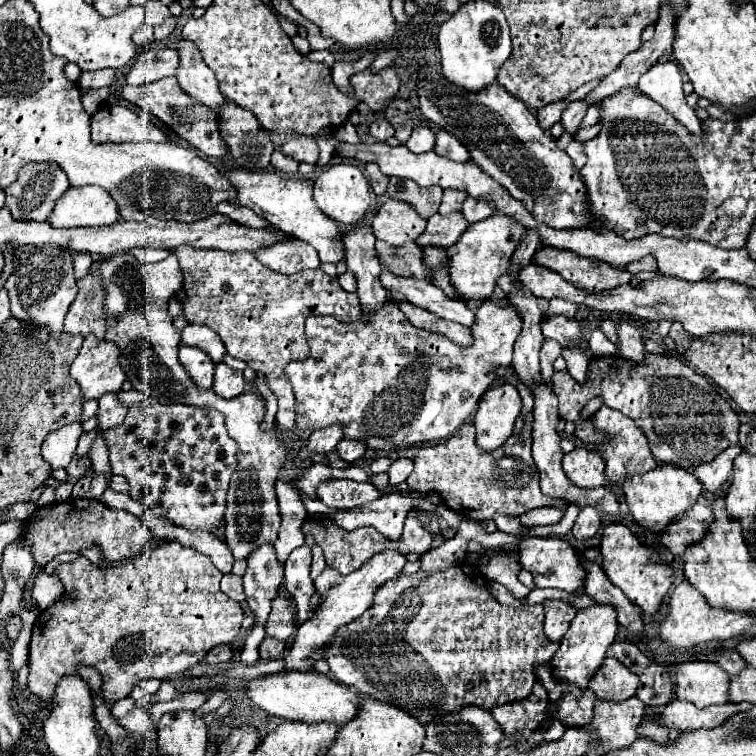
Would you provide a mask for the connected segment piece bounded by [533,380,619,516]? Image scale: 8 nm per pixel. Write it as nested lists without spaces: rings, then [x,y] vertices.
[[[541,380],[539,386],[533,390],[533,398],[535,398],[535,408],[533,408],[533,460],[537,464],[537,470],[541,474],[541,492],[547,496],[557,496],[561,500],[565,500],[567,504],[575,504],[579,508],[585,506],[597,506],[601,512],[605,514],[619,514],[619,502],[613,496],[611,490],[607,490],[605,486],[595,488],[595,490],[583,490],[577,488],[575,484],[567,482],[565,472],[561,470],[561,458],[563,458],[563,450],[559,446],[561,438],[557,434],[557,422],[559,422],[559,414],[557,414],[557,398],[553,394],[551,388],[545,386],[545,382]]]

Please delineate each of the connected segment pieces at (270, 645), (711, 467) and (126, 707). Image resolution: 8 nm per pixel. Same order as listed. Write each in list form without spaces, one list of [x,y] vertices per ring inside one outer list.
[[[265,638],[259,646],[259,656],[261,658],[279,658],[287,650],[285,642],[279,642],[275,638]]]
[[[729,446],[727,450],[723,450],[715,460],[707,462],[707,464],[701,464],[697,466],[693,472],[695,472],[695,478],[703,484],[705,492],[709,494],[715,494],[715,492],[721,492],[723,486],[729,482],[731,478],[731,472],[733,472],[733,460],[735,456],[743,452],[741,446]]]
[[[127,696],[127,698],[119,700],[119,702],[115,702],[111,712],[113,712],[113,716],[119,716],[121,718],[121,716],[127,716],[133,708],[135,708],[135,700],[131,696]]]

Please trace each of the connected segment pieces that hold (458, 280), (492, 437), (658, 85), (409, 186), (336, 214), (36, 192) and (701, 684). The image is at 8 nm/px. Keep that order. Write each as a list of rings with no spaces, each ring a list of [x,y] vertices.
[[[495,212],[493,216],[489,216],[483,222],[469,224],[469,228],[463,232],[459,242],[455,244],[455,248],[453,248],[455,254],[449,260],[451,286],[457,294],[457,298],[463,300],[465,306],[475,310],[493,294],[499,276],[503,276],[509,268],[511,254],[523,240],[523,234],[525,234],[525,228],[519,222],[515,222],[509,216],[503,216],[499,212]]]
[[[499,384],[481,396],[475,412],[477,444],[483,450],[499,448],[511,434],[517,416],[521,414],[523,402],[519,390],[513,384]]]
[[[657,62],[647,74],[641,76],[637,86],[643,94],[673,114],[673,118],[677,118],[677,122],[685,126],[689,134],[699,136],[703,132],[695,110],[685,102],[683,78],[675,62]]]
[[[391,178],[387,184],[387,196],[393,200],[403,200],[407,202],[421,218],[429,220],[441,204],[441,194],[443,190],[439,186],[431,186],[431,188],[421,188],[417,182],[413,180],[405,180],[405,178]]]
[[[333,164],[333,166],[325,168],[315,180],[313,198],[317,202],[317,208],[323,214],[327,214],[329,218],[333,218],[341,224],[347,224],[347,226],[357,224],[363,218],[363,214],[367,212],[369,204],[371,204],[369,182],[363,176],[363,172],[353,164]]]
[[[33,162],[23,166],[19,170],[19,178],[5,190],[7,194],[7,208],[11,210],[13,218],[19,220],[47,220],[51,210],[55,208],[55,202],[63,196],[63,192],[69,190],[69,178],[63,174],[61,166],[57,162]]]
[[[683,662],[677,670],[677,698],[693,702],[697,708],[729,702],[729,674],[715,662]]]

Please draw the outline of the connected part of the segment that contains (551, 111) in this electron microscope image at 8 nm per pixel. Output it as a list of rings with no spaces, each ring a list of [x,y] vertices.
[[[551,102],[551,104],[543,106],[543,108],[539,108],[539,112],[537,112],[539,124],[541,124],[545,130],[549,130],[555,122],[561,120],[561,112],[563,112],[565,106],[567,106],[565,102]]]

